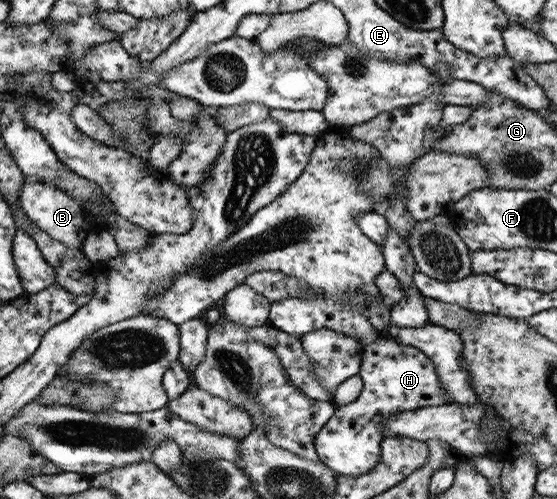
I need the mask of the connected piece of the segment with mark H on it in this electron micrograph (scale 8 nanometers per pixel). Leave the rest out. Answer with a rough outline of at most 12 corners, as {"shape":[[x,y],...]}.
{"shape":[[381,334],[363,390],[313,439],[336,475],[376,469],[383,421],[449,403],[434,362]]}

